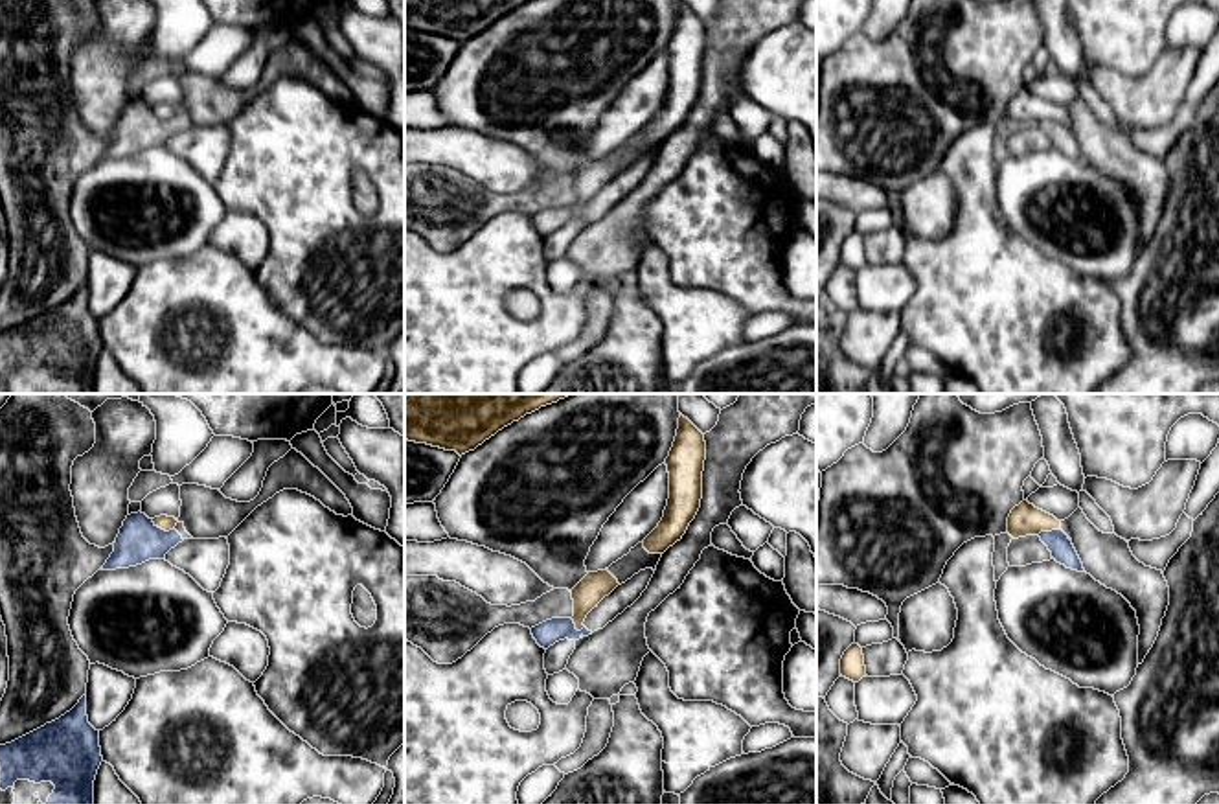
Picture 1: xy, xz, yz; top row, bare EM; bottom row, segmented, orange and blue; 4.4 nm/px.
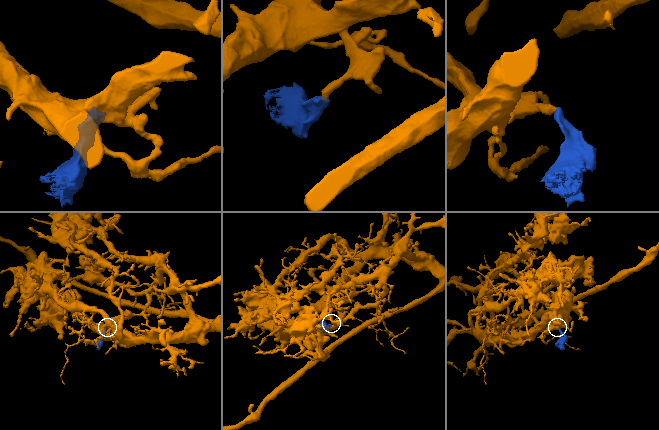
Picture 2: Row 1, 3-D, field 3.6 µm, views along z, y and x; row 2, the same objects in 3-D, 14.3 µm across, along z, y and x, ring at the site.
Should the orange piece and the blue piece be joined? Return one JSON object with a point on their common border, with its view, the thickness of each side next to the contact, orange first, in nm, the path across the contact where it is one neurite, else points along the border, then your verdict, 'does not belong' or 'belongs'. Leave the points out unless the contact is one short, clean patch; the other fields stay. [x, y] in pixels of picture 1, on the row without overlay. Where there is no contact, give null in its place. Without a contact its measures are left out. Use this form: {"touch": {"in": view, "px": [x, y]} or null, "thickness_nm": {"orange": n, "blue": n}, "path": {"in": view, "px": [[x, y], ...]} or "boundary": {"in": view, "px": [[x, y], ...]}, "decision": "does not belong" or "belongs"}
{"touch": {"in": "xy", "px": [162, 116]}, "thickness_nm": {"orange": 70, "blue": 190}, "boundary": {"in": "xy", "px": [[151, 107], [166, 118], [173, 116]]}, "decision": "does not belong"}

